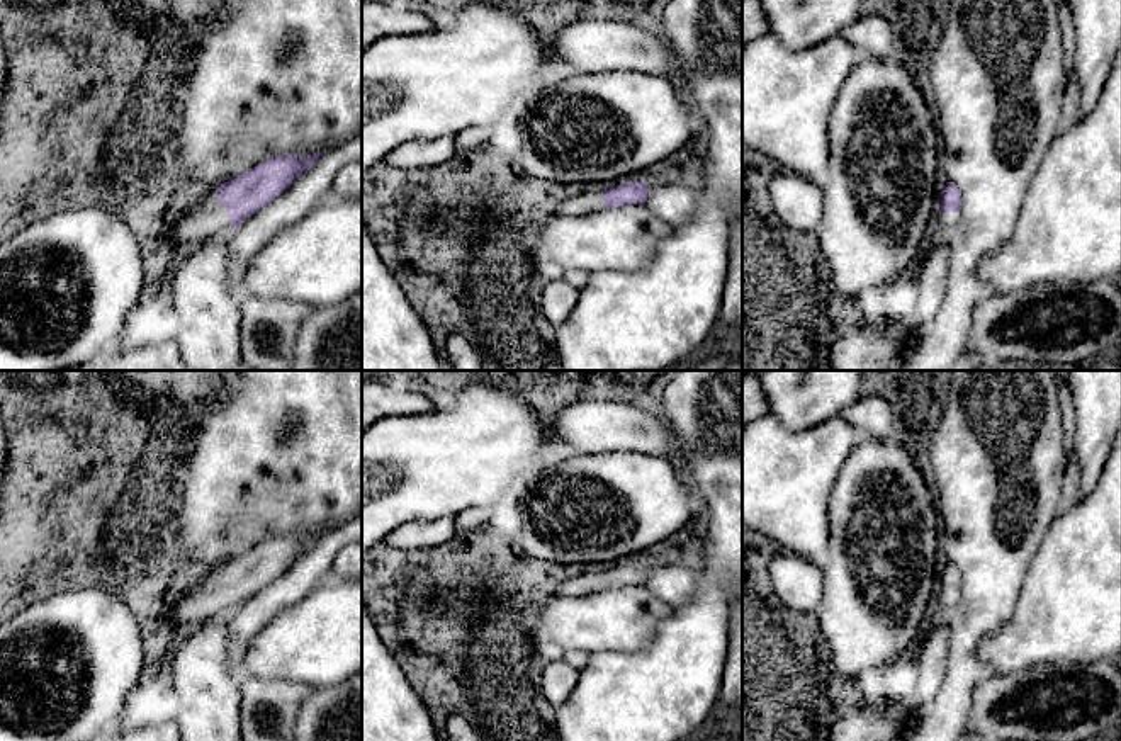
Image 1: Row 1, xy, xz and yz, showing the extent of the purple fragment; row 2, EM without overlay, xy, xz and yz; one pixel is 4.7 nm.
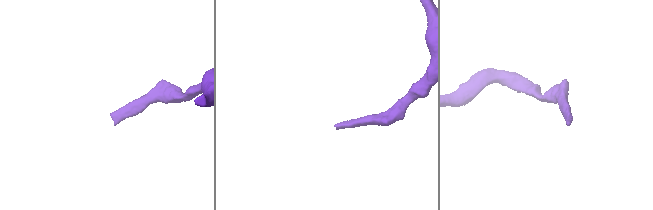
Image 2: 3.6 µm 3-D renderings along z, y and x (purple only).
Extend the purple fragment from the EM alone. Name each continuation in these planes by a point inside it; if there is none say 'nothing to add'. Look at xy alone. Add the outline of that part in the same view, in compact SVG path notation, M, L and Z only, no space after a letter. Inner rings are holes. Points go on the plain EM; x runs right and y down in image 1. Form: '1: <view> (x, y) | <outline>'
1: xy (208, 599) | M216 571L204 576L197 585L170 607L163 620L189 631L202 620L214 619L229 610L229 595L223 588Z

